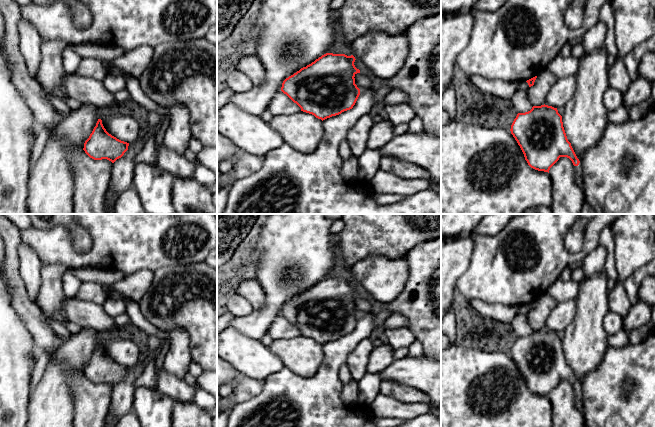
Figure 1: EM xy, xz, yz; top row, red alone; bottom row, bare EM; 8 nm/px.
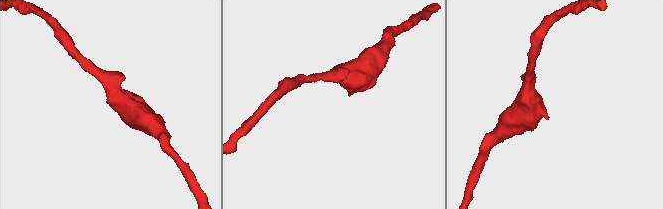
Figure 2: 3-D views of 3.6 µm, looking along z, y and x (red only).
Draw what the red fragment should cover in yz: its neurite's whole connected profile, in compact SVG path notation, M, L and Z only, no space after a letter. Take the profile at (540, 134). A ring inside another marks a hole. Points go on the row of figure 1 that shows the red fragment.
M544 104L518 113L510 131L528 165L535 170L549 173L560 157L569 158L575 166L575 181L584 191L581 160L567 139L557 108Z

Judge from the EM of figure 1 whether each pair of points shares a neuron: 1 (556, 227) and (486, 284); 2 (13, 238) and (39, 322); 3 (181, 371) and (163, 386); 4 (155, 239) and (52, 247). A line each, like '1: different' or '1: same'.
1: same
2: same
3: different
4: same

